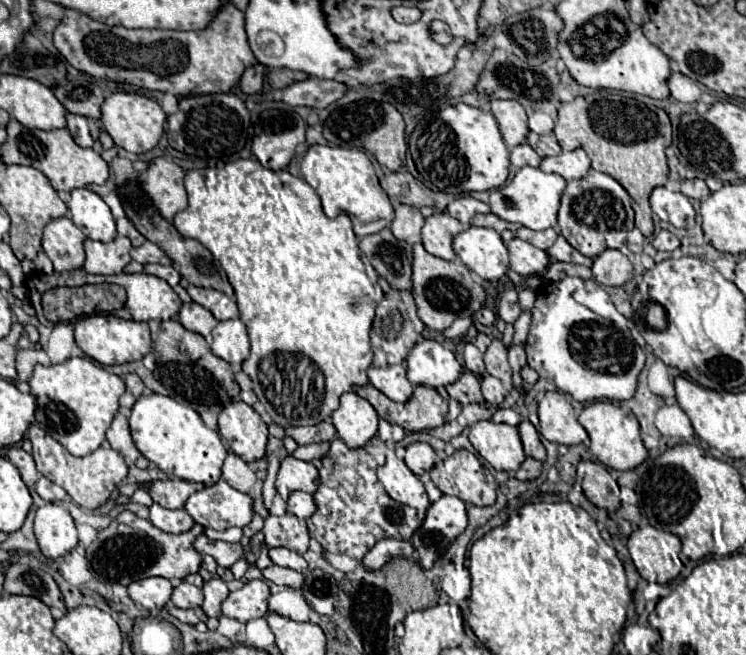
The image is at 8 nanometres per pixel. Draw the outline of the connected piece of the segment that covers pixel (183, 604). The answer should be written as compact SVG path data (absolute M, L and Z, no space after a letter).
M183 580L183 582L173 590L171 602L173 602L177 608L197 608L197 606L201 606L201 602L203 602L203 592L201 592L197 586L193 586L193 584L189 584L187 580Z

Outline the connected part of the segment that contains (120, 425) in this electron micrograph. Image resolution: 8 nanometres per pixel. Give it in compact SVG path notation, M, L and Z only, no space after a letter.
M117 414L111 428L107 430L107 440L111 444L113 450L117 450L127 464L133 464L137 468L147 468L149 466L149 460L135 448L133 440L131 440L131 434L129 434L129 422L123 414Z

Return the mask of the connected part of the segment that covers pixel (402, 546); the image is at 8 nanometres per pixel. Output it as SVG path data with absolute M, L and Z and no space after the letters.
M385 538L385 540L379 540L371 550L369 554L363 558L363 564L367 568L381 568L385 566L391 558L395 556L405 556L405 558L411 558L415 552L413 544L407 542L407 540L397 540L397 538Z

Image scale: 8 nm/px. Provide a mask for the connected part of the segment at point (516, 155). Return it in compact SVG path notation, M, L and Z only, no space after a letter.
M519 144L511 150L511 164L513 168L523 168L523 166L539 166L541 164L541 156L527 144Z

